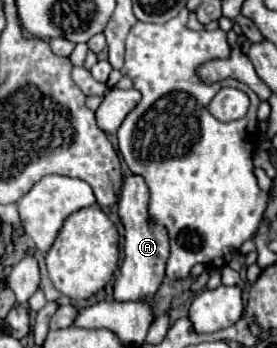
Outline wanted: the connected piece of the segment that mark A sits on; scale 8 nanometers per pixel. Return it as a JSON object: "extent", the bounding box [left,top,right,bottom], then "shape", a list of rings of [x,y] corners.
{"extent":[114,175,170,301],"shape":[[[130,175],[124,179],[122,185],[122,207],[120,207],[120,221],[124,225],[124,263],[120,267],[120,275],[114,283],[114,299],[116,301],[152,301],[156,295],[162,279],[164,267],[170,253],[168,235],[162,225],[156,225],[148,217],[148,187],[142,177]]]}

